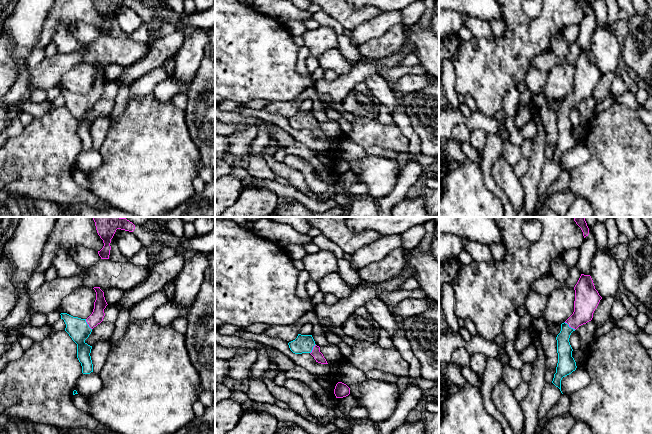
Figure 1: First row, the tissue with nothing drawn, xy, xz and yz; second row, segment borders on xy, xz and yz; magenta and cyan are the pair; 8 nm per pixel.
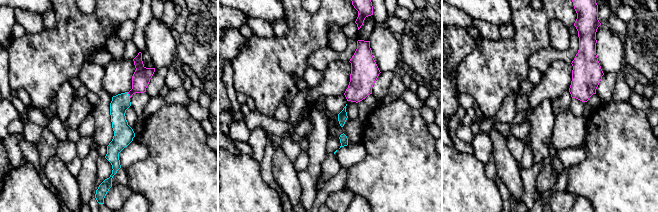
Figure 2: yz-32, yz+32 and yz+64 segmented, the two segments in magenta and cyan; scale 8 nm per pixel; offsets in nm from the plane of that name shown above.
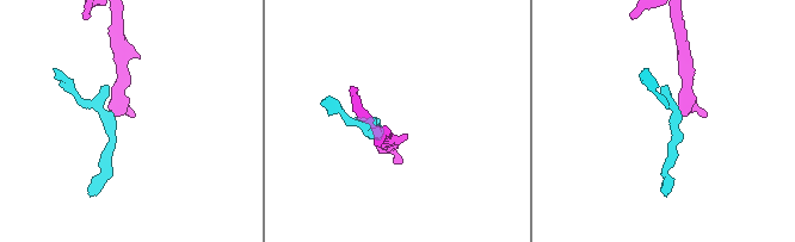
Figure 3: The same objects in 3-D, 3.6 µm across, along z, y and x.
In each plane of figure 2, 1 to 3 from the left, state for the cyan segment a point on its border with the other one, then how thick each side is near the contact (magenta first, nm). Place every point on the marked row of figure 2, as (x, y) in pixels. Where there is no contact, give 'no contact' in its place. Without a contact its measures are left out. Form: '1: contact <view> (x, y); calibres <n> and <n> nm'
1: contact yz-32 (129, 95); calibres 140 and 150 nm
2: no contact
3: no contact

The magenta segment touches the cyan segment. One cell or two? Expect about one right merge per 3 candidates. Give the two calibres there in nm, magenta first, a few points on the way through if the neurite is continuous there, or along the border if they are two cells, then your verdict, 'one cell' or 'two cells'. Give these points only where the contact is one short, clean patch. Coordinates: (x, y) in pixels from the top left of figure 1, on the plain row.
190/120 nm | across yz (586, 77), (583, 88), (570, 102), (564, 110), (564, 125) | one cell

